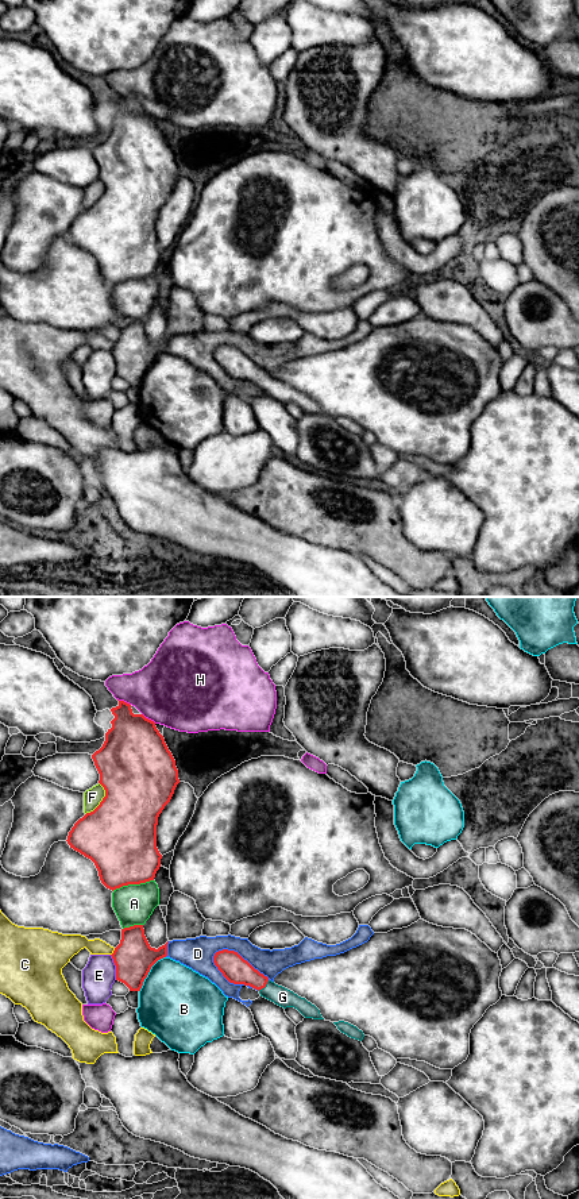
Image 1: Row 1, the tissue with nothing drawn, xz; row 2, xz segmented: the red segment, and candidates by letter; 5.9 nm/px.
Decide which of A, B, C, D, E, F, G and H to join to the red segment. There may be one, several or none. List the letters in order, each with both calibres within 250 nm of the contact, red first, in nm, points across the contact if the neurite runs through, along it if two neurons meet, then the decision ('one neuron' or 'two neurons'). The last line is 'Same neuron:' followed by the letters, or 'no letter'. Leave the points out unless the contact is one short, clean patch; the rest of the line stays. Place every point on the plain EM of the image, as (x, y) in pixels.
A: 420 nm thick on the red side, 240 nm on the other; two neurons
B: 240 nm thick on the red side, 440 nm on the other; two neurons
C: 240 nm thick on the red side, 110 nm on the other; two neurons
D: 160 nm thick on the red side, 190 nm on the other; two neurons
E: 240 nm thick on the red side, 200 nm on the other; two neurons
F: 440 nm thick on the red side, 110 nm on the other; two neurons
G: 160 nm thick on the red side, 120 nm on the other; runs through xz (236, 365), (254, 373), (263, 382), (282, 392); one neuron
H: 400 nm thick on the red side, 460 nm on the other; two neurons
Same neuron: G

